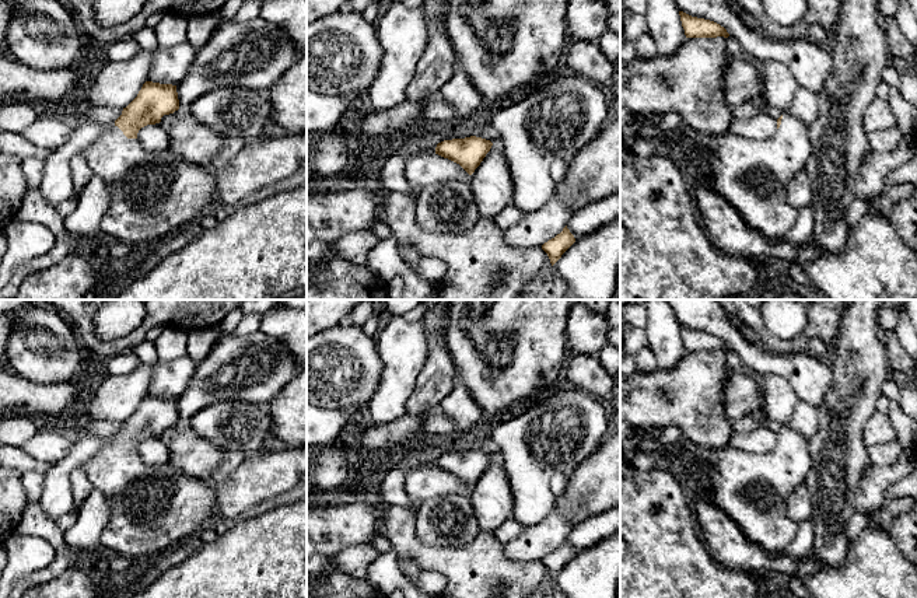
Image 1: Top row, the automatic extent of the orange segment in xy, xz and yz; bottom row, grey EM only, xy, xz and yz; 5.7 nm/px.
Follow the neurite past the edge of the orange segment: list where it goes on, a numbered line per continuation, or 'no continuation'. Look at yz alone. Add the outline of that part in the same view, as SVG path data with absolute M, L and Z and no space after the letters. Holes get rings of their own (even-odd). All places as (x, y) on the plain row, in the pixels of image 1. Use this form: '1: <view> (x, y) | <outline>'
1: yz (753, 489) | M783 424L781 438L769 454L752 454L732 445L701 448L690 443L665 451L669 471L685 478L694 490L701 490L725 511L745 536L770 556L783 555L795 539L798 522L787 513L791 493L806 482L811 472L809 441L798 431Z

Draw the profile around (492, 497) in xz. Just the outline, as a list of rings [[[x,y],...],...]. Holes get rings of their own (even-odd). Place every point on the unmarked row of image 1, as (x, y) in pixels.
[[[501,457],[491,459],[468,497],[480,531],[496,531],[512,518],[512,485]]]

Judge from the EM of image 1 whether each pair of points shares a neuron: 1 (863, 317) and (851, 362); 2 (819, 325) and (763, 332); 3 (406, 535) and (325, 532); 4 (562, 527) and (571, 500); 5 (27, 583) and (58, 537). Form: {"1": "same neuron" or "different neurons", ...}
{"1": "same neuron", "2": "same neuron", "3": "different neurons", "4": "different neurons", "5": "same neuron"}

